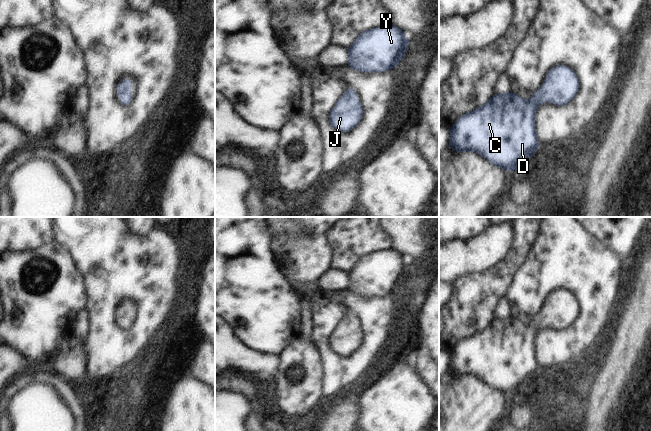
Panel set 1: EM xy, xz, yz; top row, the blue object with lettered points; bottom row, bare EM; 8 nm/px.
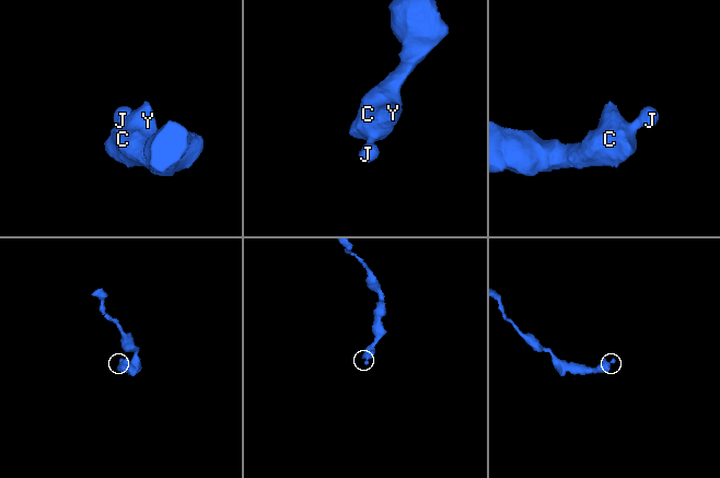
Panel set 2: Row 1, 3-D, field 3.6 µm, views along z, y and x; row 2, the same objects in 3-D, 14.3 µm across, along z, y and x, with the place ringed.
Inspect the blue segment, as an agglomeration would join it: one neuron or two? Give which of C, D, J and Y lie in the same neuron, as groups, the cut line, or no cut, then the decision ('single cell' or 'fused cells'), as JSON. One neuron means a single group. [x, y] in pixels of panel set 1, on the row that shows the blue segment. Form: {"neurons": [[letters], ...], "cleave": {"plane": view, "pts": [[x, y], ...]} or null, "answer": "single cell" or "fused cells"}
{"neurons": [["C", "D", "J", "Y"]], "cleave": null, "answer": "single cell"}

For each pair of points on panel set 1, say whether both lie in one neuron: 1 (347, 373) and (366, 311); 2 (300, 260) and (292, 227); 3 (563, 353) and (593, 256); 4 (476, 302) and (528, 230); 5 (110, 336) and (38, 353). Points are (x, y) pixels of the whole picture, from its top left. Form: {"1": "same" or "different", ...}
{"1": "same", "2": "different", "3": "same", "4": "same", "5": "different"}

